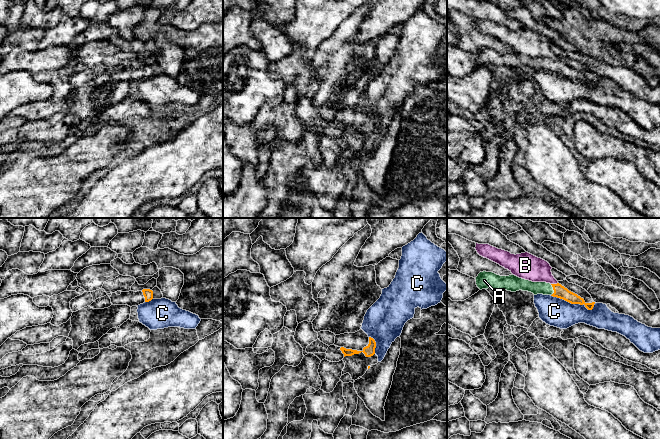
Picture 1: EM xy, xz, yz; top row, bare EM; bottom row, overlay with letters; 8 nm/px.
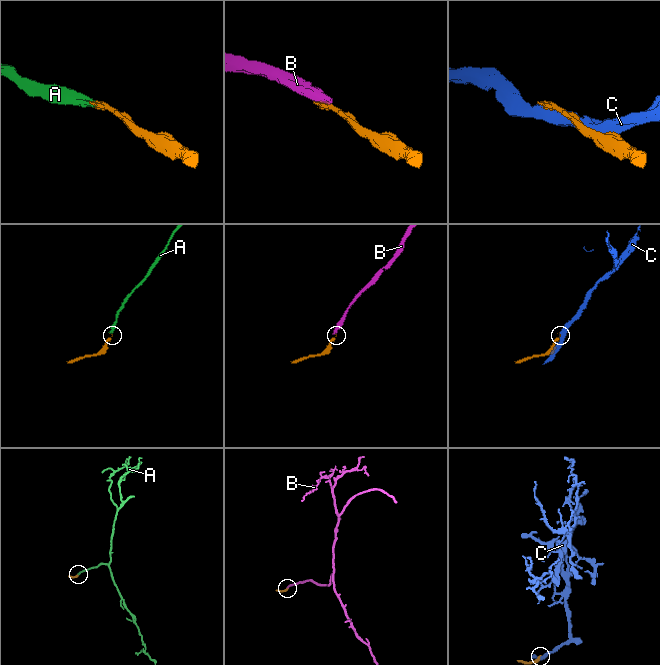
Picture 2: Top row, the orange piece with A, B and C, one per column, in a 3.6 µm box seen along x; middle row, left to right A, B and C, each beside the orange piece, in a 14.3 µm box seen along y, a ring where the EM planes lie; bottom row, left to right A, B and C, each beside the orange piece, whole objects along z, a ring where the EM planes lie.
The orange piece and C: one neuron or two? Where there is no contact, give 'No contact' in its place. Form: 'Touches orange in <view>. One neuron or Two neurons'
Touches orange in yz. Two neurons

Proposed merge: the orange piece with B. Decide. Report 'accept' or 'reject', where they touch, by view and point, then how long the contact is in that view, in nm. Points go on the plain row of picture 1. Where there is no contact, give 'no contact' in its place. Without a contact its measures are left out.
reject | yz (554, 60) | 60 nm

